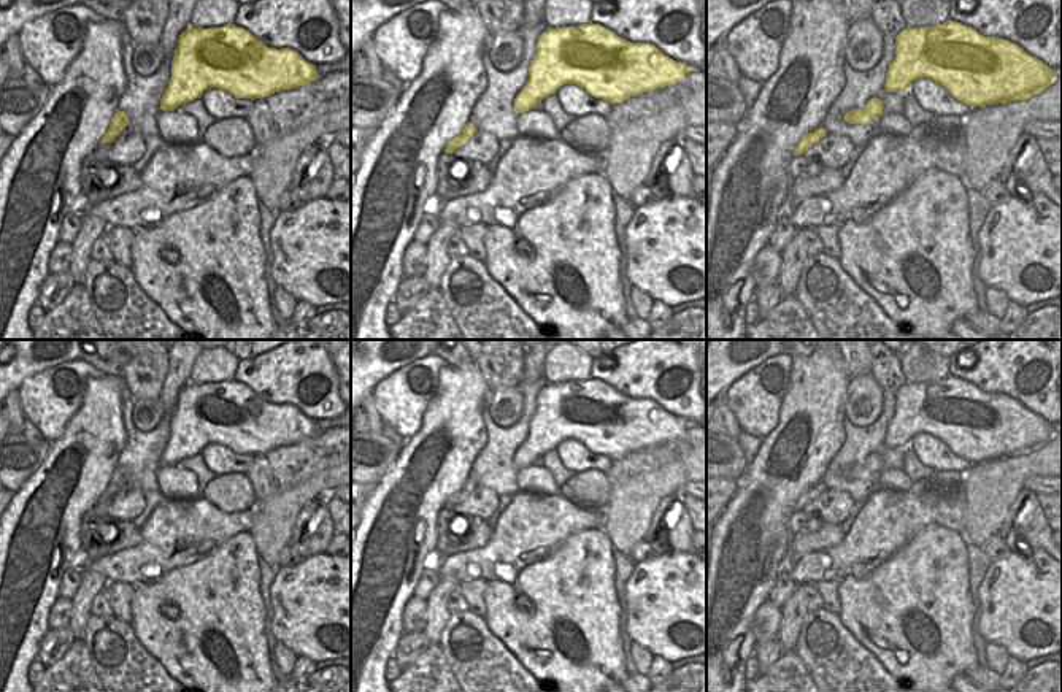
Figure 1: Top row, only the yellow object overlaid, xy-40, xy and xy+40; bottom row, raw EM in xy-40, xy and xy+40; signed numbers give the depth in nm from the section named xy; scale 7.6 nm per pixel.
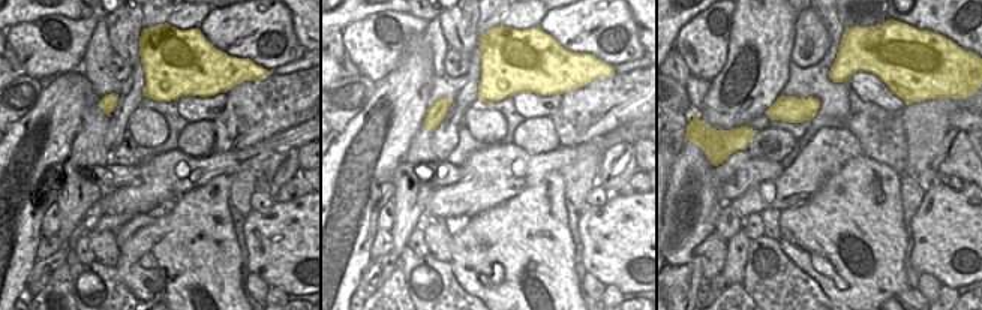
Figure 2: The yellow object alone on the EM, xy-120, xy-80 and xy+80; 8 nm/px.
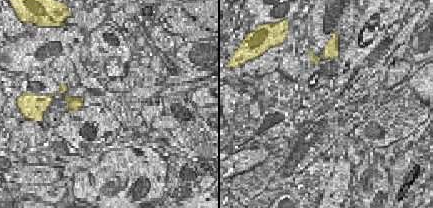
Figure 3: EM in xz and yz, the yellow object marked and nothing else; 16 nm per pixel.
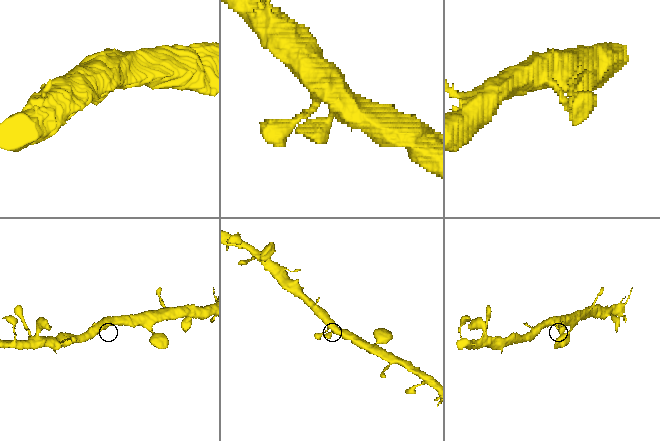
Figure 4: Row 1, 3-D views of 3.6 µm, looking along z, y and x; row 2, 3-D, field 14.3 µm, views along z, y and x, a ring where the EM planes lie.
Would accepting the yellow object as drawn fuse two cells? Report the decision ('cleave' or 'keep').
keep

